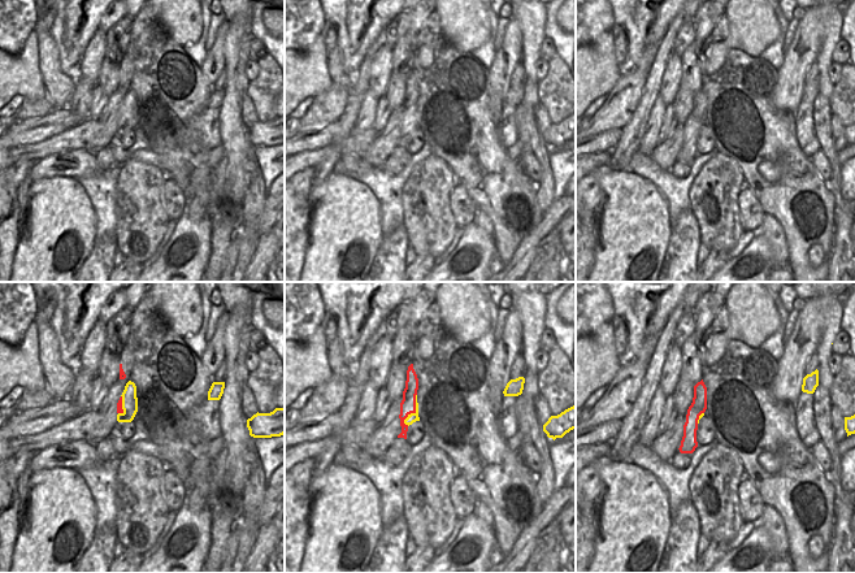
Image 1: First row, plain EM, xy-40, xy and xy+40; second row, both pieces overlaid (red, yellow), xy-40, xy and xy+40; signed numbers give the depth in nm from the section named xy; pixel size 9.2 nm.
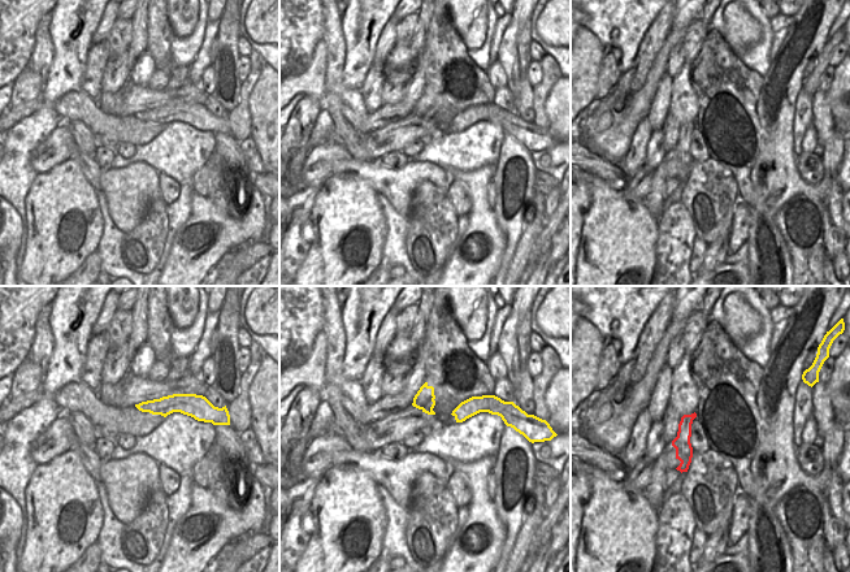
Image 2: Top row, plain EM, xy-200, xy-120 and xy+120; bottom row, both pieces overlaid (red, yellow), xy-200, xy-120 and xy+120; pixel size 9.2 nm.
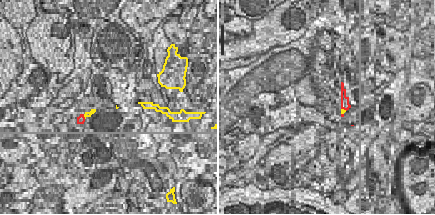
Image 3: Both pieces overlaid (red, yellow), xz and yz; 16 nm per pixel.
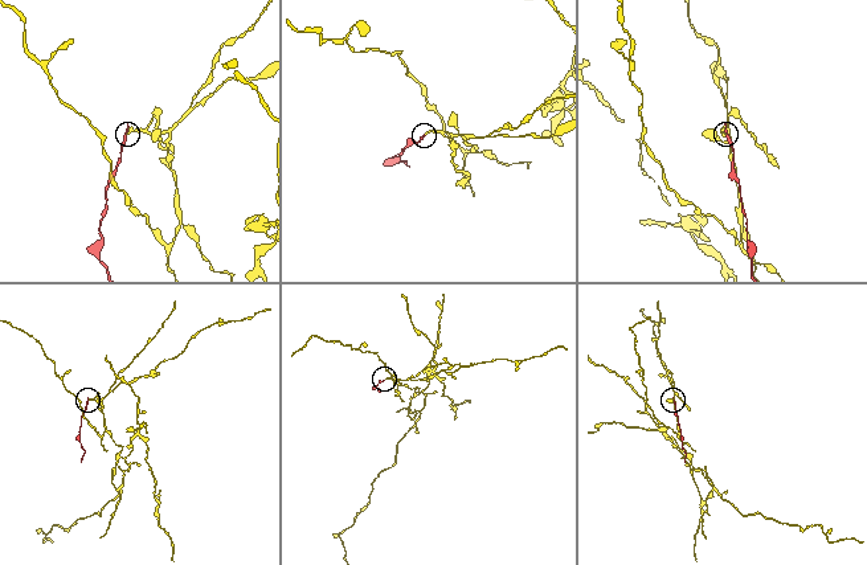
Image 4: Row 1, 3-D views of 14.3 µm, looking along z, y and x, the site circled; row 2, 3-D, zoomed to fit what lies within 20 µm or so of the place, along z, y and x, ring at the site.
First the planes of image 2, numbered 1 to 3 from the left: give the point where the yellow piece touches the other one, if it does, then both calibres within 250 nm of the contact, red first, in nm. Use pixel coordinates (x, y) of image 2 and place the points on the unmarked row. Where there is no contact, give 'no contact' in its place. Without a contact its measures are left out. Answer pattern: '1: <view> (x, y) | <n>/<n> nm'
1: no contact
2: no contact
3: no contact

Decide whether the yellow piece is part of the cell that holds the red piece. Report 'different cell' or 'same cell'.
different cell

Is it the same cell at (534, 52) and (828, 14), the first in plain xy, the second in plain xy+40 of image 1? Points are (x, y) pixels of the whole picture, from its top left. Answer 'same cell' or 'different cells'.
same cell

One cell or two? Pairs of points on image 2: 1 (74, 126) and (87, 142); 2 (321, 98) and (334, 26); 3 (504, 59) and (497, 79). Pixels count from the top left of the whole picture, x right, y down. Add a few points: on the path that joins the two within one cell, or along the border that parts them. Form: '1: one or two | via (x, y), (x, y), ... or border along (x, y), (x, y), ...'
1: one | via (78, 130), (83, 138)
2: two | border along (326, 51), (325, 94), (329, 108)
3: two | border along (498, 60), (506, 74), (507, 86)

